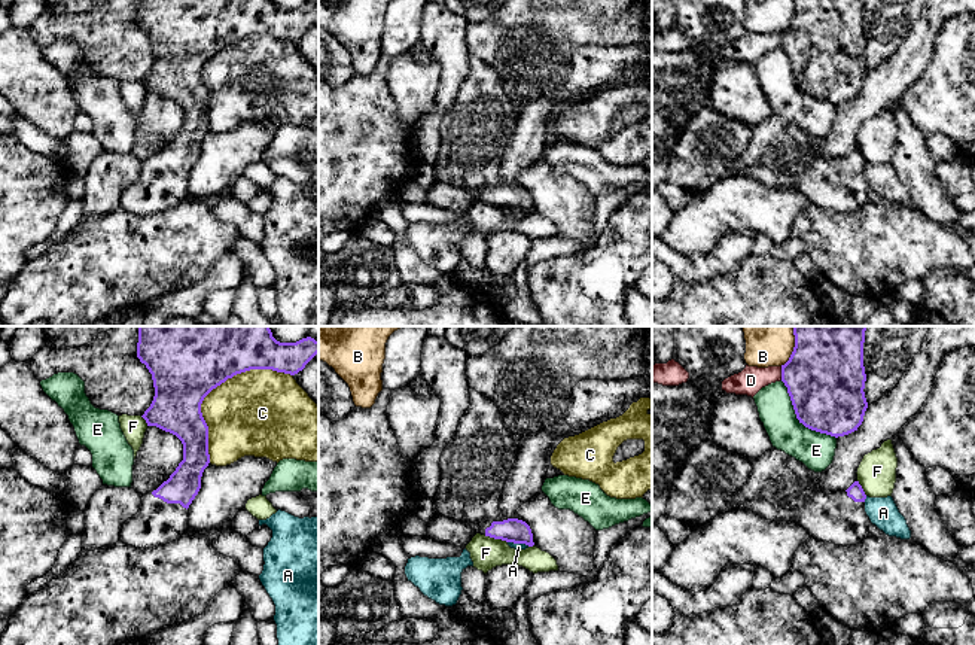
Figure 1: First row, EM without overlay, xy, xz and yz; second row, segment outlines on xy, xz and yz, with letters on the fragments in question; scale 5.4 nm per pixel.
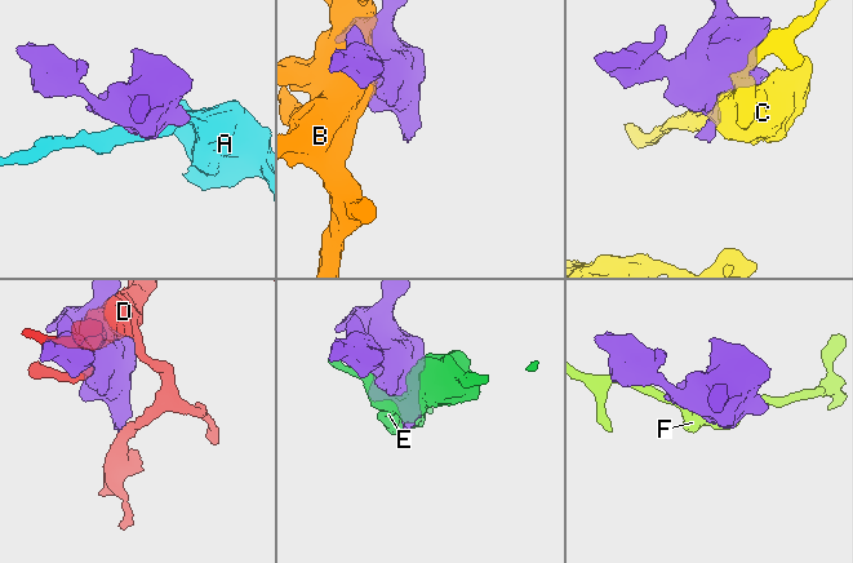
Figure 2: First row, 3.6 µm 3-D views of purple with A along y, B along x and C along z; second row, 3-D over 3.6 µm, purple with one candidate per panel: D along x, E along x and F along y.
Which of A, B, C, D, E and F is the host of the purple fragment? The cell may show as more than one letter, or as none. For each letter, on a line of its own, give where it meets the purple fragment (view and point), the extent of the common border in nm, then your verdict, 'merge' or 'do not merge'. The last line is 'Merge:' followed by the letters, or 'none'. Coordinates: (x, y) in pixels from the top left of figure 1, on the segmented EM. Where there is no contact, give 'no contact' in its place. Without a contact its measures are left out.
A: meets purple in yz at (865, 498); contact 40 nm long; do not merge
B: meets purple in yz at (794, 347); contact 220 nm long; do not merge
C: meets purple in xy at (216, 386); contact 650 nm long; do not merge
D: meets purple in yz at (782, 373); contact 70 nm long; do not merge
E: meets purple in yz at (798, 419); contact 440 nm long; do not merge
F: meets purple in xz at (496, 538); contact 130 nm long; do not merge
Merge: none

